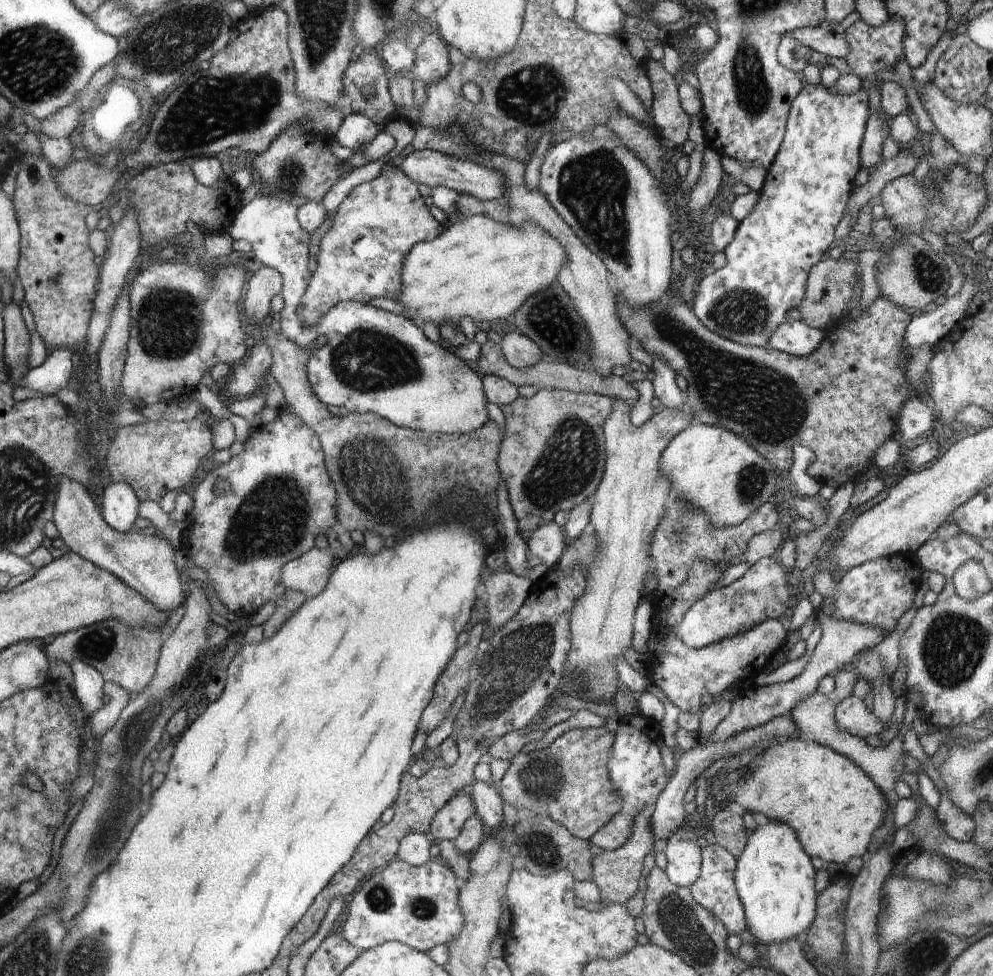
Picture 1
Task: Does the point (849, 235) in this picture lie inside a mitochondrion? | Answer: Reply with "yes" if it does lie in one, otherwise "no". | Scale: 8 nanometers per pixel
no

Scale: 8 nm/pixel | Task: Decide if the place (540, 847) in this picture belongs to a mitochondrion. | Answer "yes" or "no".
yes

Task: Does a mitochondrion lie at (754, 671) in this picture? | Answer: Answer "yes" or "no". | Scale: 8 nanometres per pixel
no

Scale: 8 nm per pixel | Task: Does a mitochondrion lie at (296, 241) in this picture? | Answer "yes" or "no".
no

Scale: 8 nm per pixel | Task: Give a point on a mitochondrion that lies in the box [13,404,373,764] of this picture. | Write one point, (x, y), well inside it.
(274, 519)

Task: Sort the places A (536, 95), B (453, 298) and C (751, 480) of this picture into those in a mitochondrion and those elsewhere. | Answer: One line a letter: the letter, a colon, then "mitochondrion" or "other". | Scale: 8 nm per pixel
A: mitochondrion
B: other
C: mitochondrion

